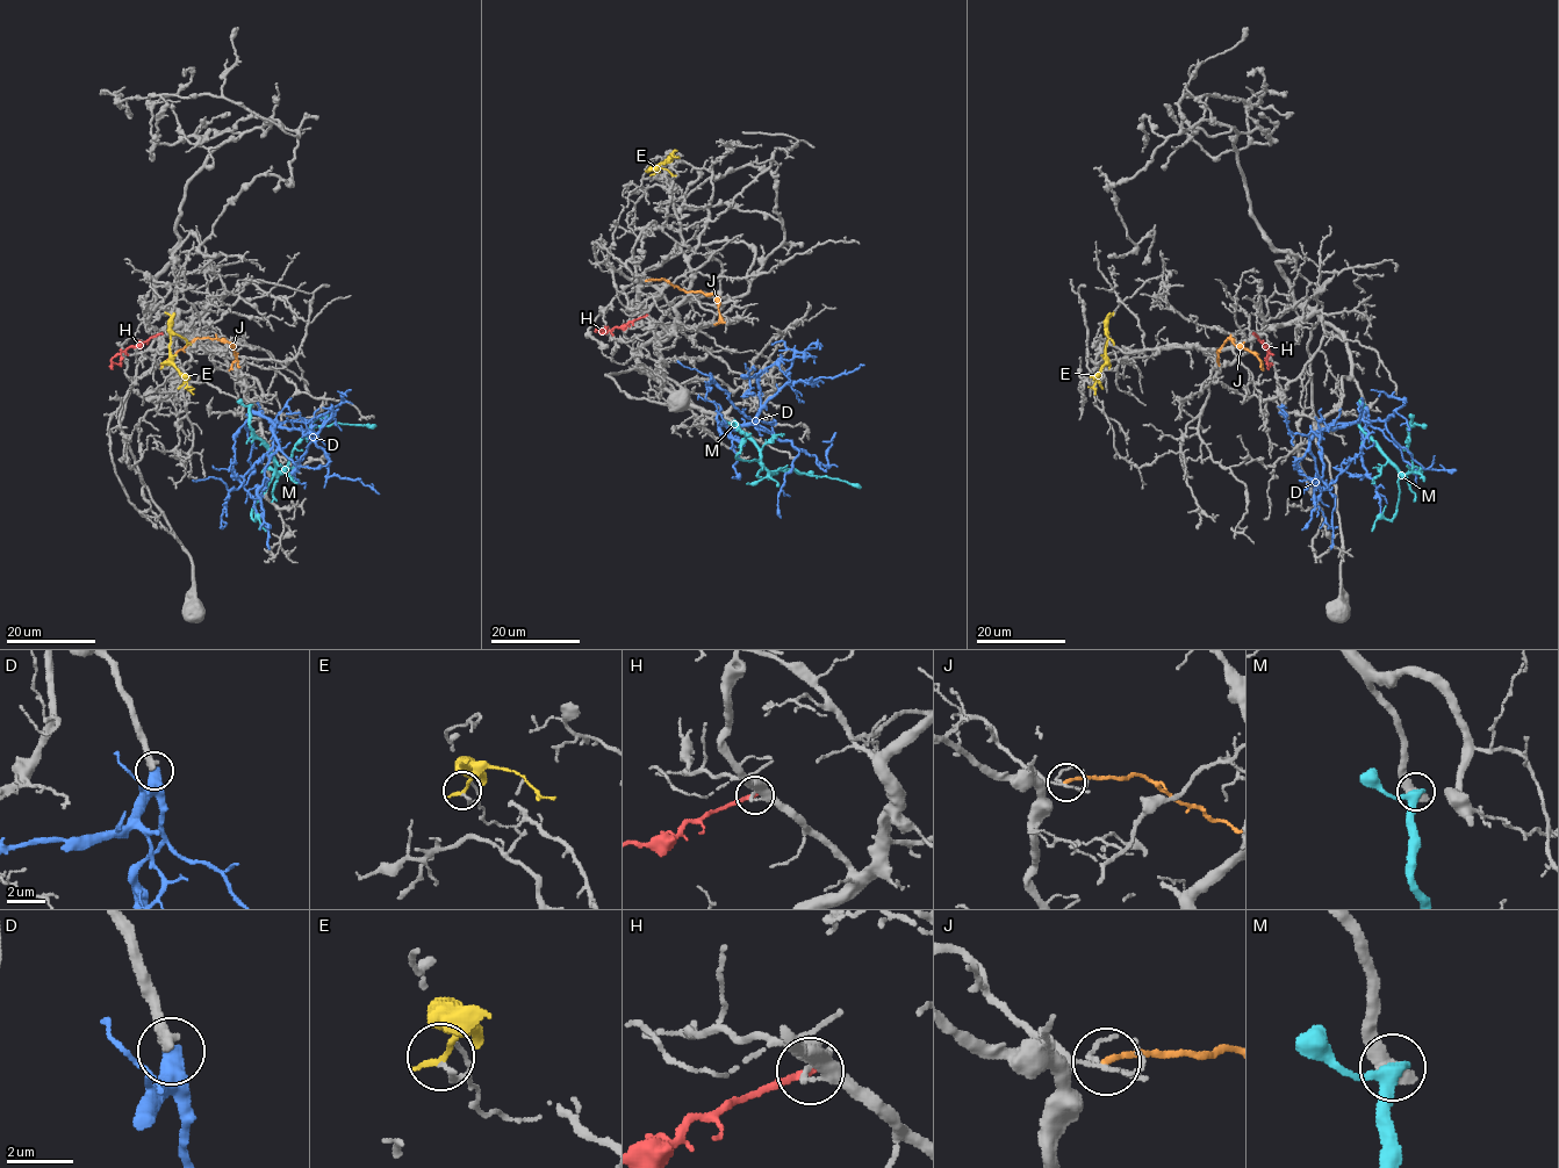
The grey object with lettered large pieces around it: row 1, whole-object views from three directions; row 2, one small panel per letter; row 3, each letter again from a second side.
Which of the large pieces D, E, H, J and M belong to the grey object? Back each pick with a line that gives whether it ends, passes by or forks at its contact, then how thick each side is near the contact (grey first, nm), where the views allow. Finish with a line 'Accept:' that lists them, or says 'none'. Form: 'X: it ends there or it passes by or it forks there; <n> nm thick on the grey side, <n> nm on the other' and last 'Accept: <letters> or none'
Accept: none

